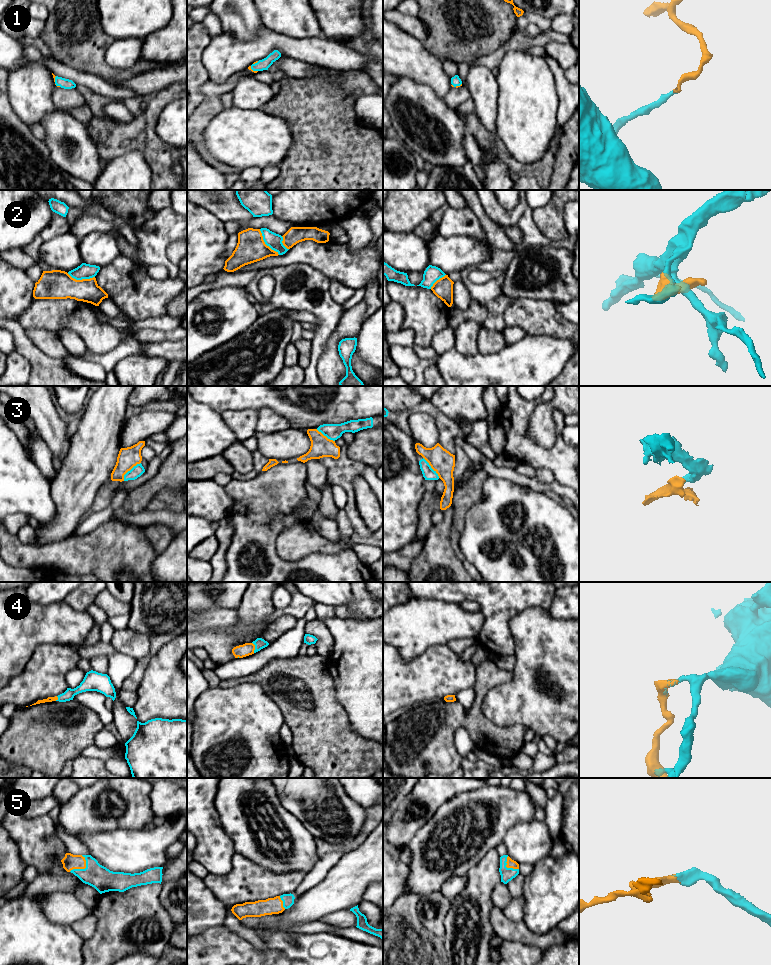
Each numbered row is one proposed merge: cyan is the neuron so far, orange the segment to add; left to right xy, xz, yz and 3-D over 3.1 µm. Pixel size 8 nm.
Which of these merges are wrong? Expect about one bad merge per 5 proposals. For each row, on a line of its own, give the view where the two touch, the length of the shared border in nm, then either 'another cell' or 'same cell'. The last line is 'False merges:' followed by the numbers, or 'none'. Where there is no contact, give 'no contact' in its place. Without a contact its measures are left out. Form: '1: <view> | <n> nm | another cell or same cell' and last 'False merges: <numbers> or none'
1: xz | 80 nm | same cell
2: xz | 260 nm | another cell
3: xy | 200 nm | same cell
4: xz | 90 nm | same cell
5: xy | 180 nm | same cell
False merges: 2

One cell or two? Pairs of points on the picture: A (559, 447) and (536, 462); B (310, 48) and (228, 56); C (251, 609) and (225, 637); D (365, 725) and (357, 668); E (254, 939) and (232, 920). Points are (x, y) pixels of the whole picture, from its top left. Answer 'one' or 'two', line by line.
A: one
B: one
C: one
D: one
E: one

